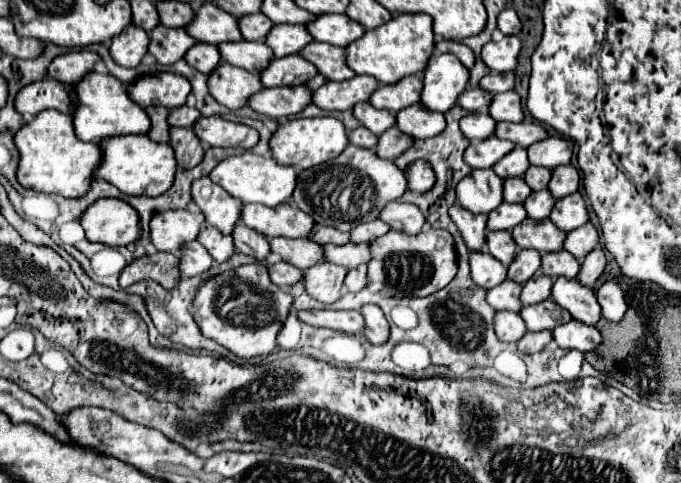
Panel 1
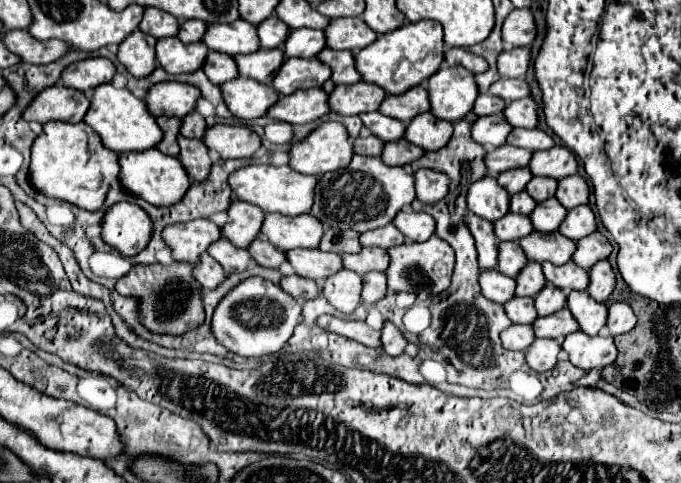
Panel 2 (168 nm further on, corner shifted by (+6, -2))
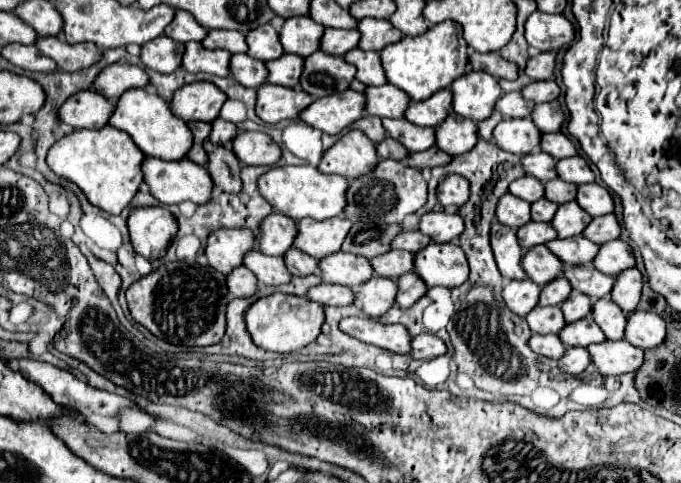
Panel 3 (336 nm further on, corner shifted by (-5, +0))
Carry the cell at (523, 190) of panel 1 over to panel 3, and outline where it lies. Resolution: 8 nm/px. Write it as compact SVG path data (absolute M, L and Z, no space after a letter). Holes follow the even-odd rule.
M542 198L542 200L532 204L532 220L534 222L552 222L556 210L558 210L556 204L552 204L546 198Z

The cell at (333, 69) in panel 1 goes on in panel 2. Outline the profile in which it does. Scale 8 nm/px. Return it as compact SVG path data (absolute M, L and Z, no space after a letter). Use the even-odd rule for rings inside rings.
M323 48L317 54L317 60L321 60L325 66L331 68L333 84L355 84L361 80L361 74L355 70L353 54L349 50L335 52L335 50Z

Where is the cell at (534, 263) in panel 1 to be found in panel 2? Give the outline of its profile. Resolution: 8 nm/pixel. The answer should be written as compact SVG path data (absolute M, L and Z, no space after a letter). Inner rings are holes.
M539 262L525 264L525 268L521 270L521 276L517 276L515 282L517 282L517 288L515 288L517 296L535 296L545 286L541 264Z

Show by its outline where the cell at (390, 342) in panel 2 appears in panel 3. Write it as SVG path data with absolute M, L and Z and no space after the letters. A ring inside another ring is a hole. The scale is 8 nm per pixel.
M420 334L420 336L414 336L412 340L412 356L418 358L418 360L432 360L436 356L442 356L446 354L446 344L444 340L440 340L438 336L434 334Z

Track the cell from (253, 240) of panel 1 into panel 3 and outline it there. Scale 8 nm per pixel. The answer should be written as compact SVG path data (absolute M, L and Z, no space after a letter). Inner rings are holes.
M296 248L288 250L288 254L284 256L284 262L294 276L310 276L318 272L318 260Z

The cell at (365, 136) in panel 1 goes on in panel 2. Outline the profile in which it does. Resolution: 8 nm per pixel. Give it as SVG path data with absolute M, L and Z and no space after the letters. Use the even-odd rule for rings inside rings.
M373 134L357 136L353 140L353 150L355 150L355 154L363 154L363 156L381 156L383 142Z

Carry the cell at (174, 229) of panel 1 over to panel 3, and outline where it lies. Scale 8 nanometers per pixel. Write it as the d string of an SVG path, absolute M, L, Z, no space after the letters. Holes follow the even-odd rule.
M220 228L210 234L206 246L208 264L222 274L230 274L236 266L244 264L244 256L254 248L254 234L246 228Z

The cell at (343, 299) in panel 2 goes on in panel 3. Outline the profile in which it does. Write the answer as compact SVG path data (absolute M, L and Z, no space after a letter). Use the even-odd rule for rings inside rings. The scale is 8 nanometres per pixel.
M374 276L366 284L362 284L362 290L356 294L356 300L360 302L362 310L368 316L380 318L394 306L396 290L398 290L398 286L394 280Z

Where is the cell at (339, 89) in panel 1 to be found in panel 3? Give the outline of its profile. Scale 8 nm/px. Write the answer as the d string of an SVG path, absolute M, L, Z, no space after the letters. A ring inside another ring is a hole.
M392 84L366 88L366 112L378 118L402 118L410 106L410 96Z

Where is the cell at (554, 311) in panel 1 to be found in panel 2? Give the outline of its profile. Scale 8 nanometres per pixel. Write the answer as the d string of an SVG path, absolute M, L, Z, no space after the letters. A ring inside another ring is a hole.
M561 308L561 312L555 312L553 316L539 316L533 322L533 330L537 338L553 338L563 340L563 336L577 332L579 324L569 312L569 308Z

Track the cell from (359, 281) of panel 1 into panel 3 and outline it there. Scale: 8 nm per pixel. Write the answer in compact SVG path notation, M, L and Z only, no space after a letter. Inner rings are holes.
M404 274L402 278L396 280L398 282L398 296L396 296L396 304L400 308L410 308L412 304L416 304L422 296L426 296L428 286L426 282L422 282L422 278L418 274Z

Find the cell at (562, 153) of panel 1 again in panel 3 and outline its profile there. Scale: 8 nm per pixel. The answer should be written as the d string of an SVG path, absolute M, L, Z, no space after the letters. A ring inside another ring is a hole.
M582 156L558 160L556 170L558 170L558 176L560 176L564 182L572 182L572 184L576 184L576 186L594 182L594 172L590 170L590 166L586 164L586 160L584 160Z

